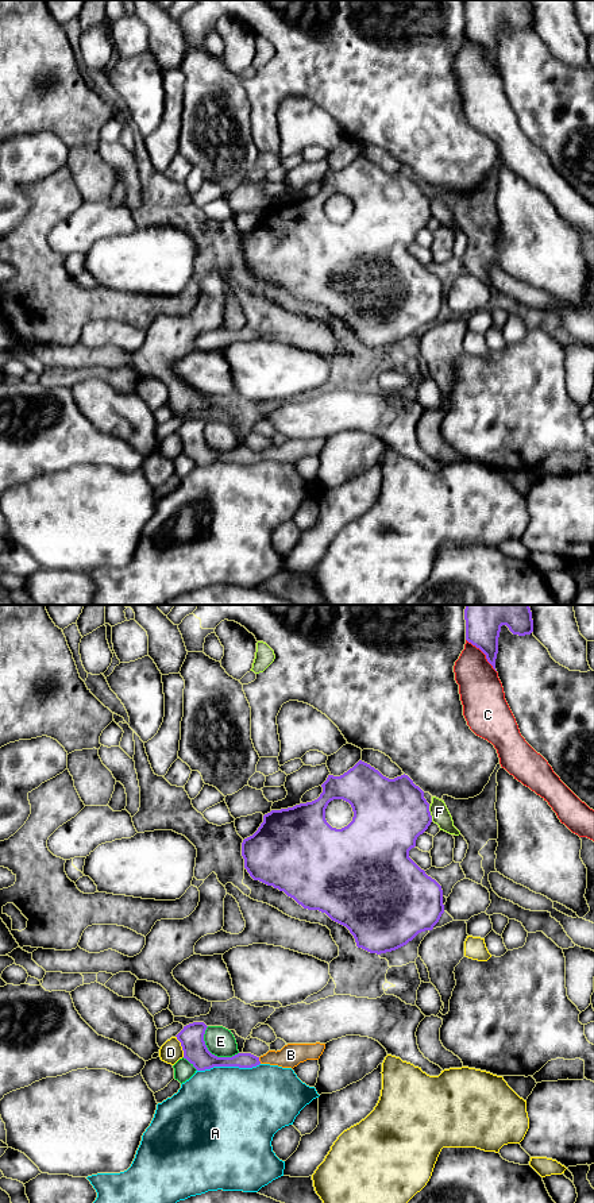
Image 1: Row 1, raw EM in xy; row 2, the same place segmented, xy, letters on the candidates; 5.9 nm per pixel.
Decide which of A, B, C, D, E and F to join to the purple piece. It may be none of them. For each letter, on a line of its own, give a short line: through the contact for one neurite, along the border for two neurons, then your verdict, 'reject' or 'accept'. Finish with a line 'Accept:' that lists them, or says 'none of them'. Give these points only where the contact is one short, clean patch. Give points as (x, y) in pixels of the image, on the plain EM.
A: reject
B: line xy (243, 455), (258, 455), (288, 452), (290, 450); accept
C: reject
D: reject
E: reject
F: reject
Accept: B

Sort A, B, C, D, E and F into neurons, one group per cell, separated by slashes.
A / B / C / D / E / F

